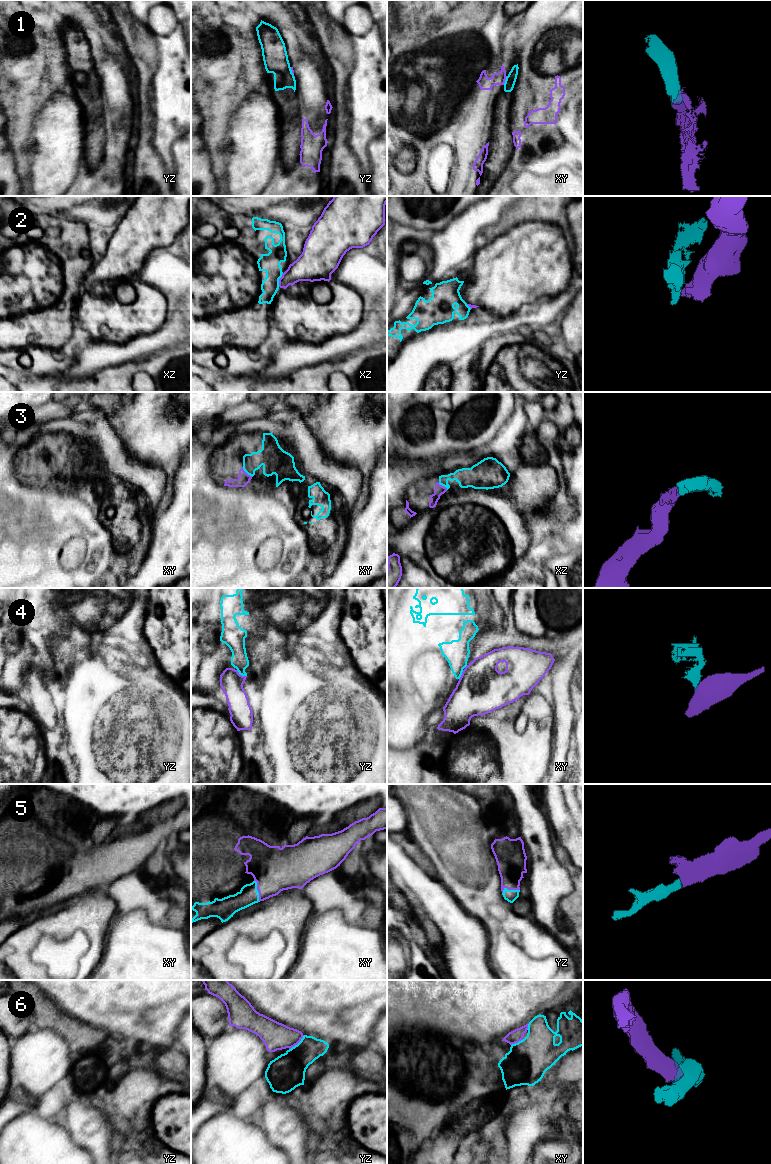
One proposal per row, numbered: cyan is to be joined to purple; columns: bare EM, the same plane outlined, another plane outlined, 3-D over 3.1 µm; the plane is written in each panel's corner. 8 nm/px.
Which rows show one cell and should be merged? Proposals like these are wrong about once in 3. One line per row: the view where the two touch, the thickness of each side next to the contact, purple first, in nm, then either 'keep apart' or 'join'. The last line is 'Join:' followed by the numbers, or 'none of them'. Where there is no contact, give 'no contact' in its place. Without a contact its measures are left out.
1: xy | 110/80 nm | keep apart
2: xz | 220/150 nm | keep apart
3: xy | 90/200 nm | join
4: yz | 190/140 nm | keep apart
5: xy | 360/160 nm | join
6: yz | 220/280 nm | join
Join: 3, 5, 6

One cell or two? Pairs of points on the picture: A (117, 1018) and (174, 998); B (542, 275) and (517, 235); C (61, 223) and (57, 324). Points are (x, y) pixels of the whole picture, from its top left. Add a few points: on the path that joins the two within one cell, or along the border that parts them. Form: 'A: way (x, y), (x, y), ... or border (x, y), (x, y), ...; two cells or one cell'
A: way (131, 1004), (137, 998), (160, 998); one cell
B: way (538, 265), (532, 259), (527, 245); one cell
C: way (86, 238), (76, 260), (76, 281), (72, 295); one cell

